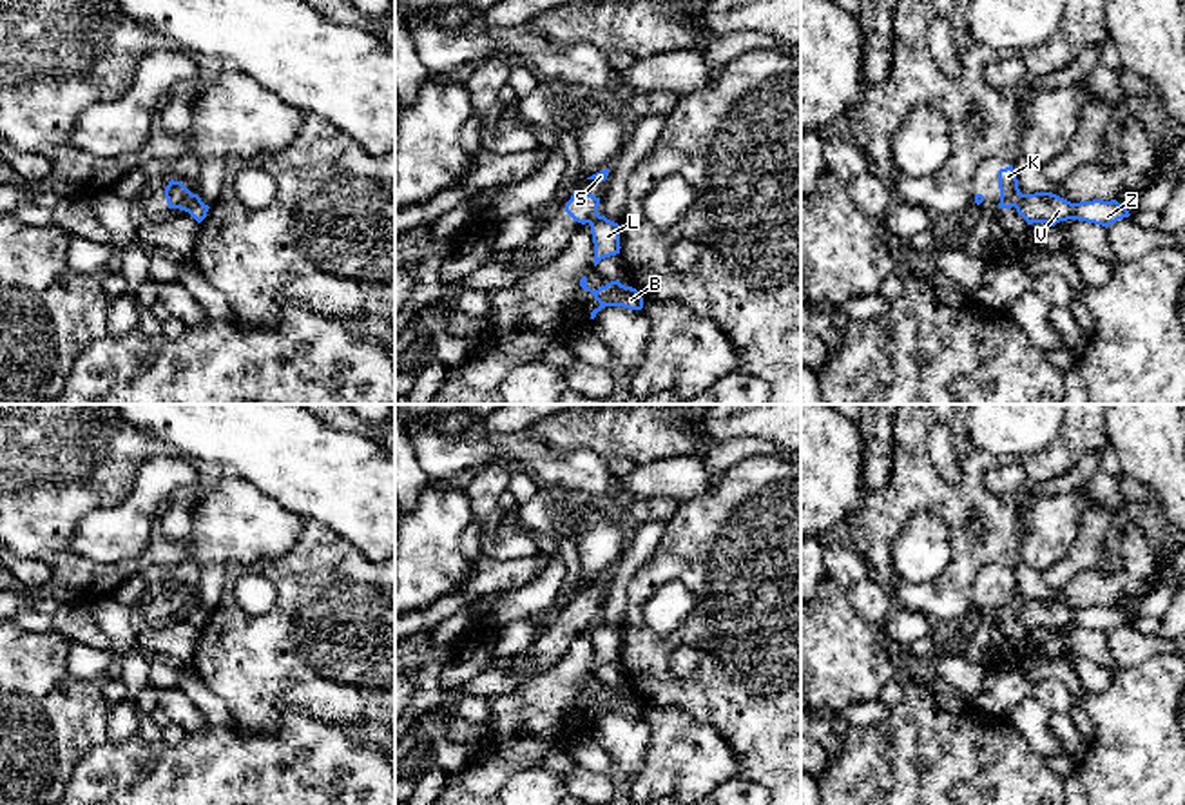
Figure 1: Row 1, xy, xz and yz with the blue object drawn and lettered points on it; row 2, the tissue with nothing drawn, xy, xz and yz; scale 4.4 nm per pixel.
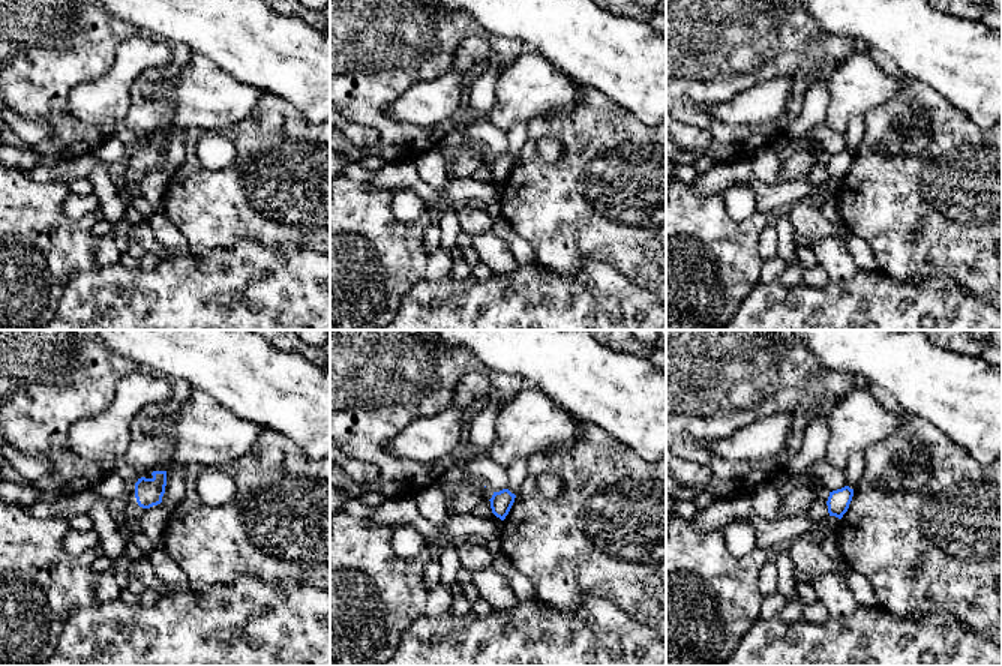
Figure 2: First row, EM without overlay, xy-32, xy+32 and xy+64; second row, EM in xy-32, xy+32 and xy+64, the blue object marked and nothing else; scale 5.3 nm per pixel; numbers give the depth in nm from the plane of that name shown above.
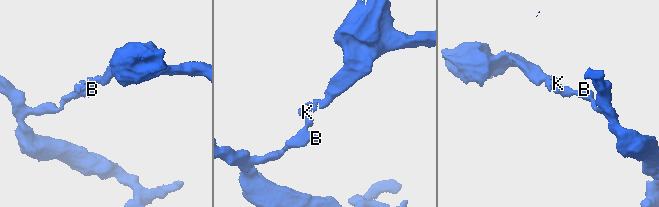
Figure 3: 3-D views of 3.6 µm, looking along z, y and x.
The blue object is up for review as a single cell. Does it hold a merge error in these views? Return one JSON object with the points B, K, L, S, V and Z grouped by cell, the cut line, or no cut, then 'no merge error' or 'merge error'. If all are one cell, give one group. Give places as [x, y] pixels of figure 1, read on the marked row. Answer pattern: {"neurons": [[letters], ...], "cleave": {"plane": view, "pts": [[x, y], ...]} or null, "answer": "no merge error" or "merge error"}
{"neurons": [["B", "L", "V", "Z"], ["K", "S"]], "cleave": {"plane": "xy", "pts": [[192, 194], [182, 209]]}, "answer": "merge error"}

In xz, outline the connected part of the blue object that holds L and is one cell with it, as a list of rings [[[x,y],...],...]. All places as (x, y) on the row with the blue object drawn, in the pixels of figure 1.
[[[600,214],[589,225],[596,267],[602,259],[620,254],[620,225]]]

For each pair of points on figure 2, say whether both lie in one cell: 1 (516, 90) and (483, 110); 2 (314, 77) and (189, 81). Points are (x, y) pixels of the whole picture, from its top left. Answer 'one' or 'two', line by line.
1: two
2: two

